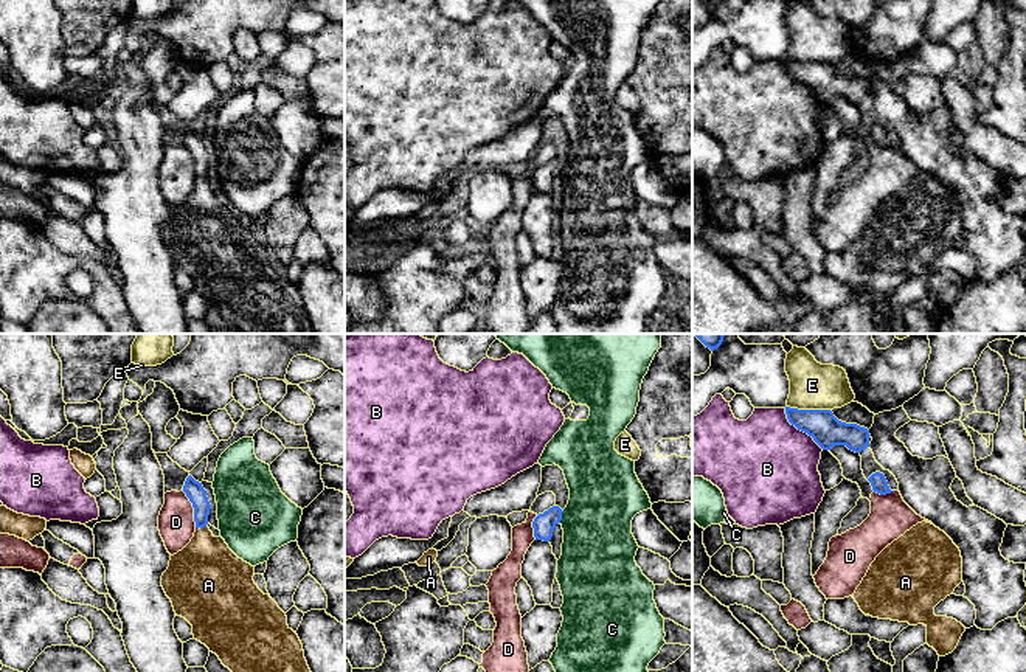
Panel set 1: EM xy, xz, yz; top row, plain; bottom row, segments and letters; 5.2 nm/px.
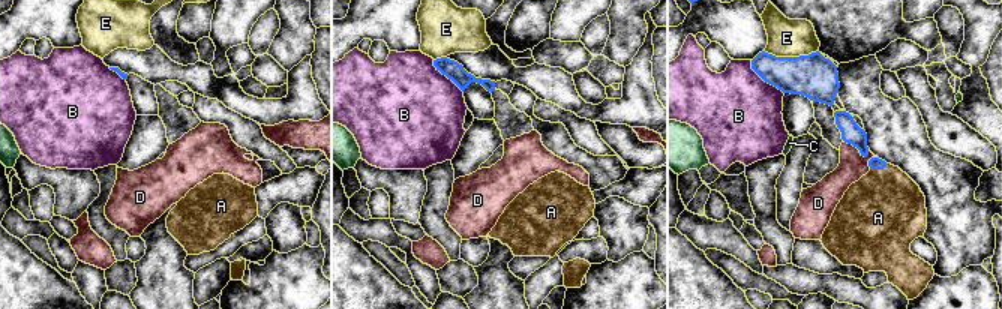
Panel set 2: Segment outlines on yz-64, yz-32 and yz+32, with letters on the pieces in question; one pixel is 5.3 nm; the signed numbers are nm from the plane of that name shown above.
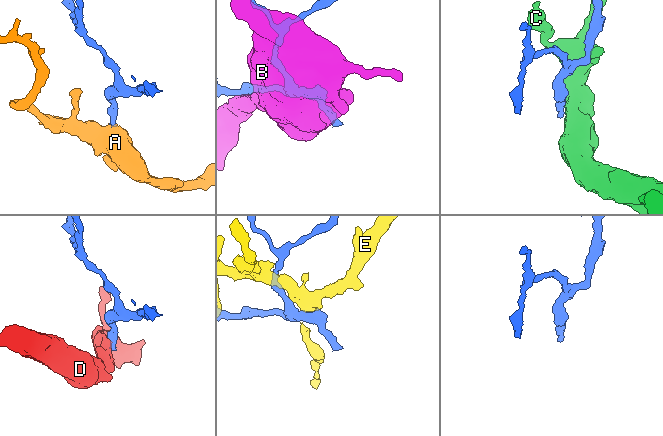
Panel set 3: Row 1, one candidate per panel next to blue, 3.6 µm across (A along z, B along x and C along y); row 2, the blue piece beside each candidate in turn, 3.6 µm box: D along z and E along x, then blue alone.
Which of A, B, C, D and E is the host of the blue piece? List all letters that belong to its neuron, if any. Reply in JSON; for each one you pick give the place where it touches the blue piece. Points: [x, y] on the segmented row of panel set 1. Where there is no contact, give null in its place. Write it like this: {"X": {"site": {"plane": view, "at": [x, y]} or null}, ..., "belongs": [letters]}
{"A": {"site": {"plane": "xy", "at": [201, 528]}}, "belongs": ["A"]}

